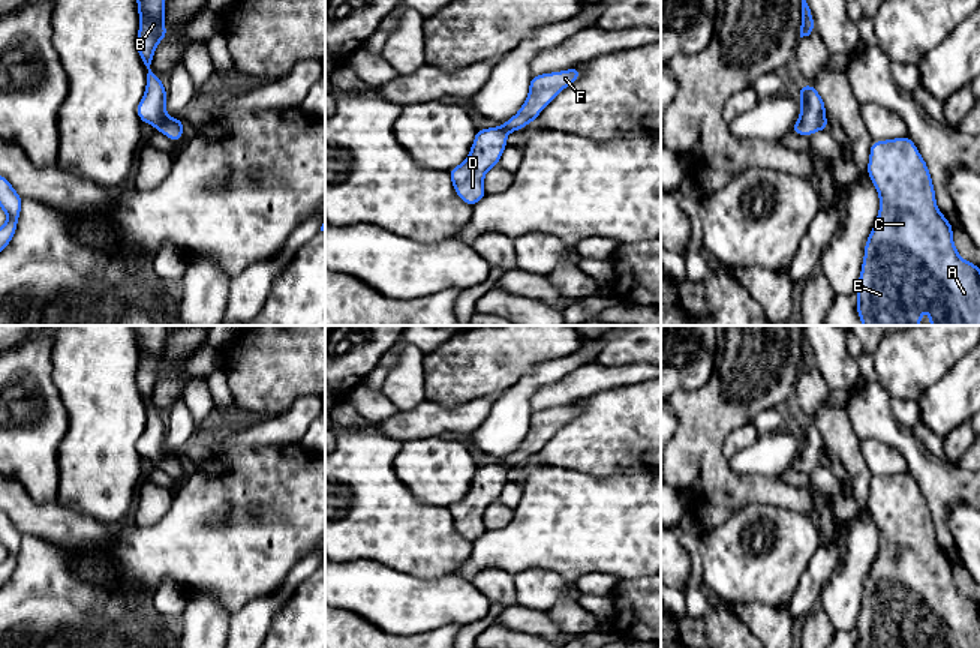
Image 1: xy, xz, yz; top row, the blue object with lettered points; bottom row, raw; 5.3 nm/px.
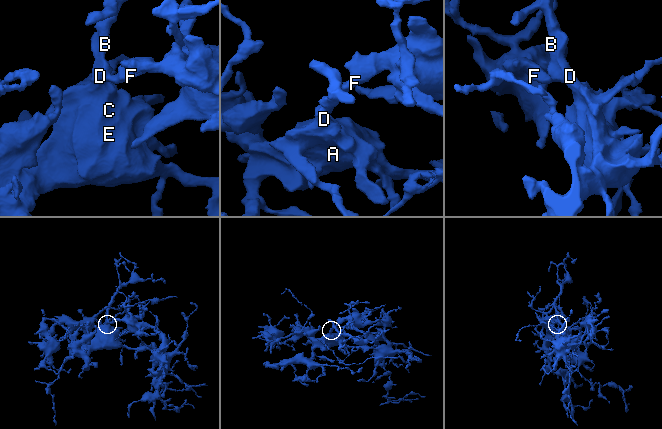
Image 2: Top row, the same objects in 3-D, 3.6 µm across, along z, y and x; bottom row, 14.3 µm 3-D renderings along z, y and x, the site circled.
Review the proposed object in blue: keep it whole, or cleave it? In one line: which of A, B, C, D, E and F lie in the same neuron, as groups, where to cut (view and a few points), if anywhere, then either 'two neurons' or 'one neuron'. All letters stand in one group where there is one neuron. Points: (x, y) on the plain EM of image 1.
groups A B C D E F; cut none; one neuron

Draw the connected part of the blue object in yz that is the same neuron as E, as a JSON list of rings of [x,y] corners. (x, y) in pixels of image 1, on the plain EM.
[[[910,472],[872,477],[866,508],[877,524],[880,548],[865,579],[857,618],[857,648],[980,648],[980,602],[965,597],[953,579],[950,560],[937,543],[932,513]]]

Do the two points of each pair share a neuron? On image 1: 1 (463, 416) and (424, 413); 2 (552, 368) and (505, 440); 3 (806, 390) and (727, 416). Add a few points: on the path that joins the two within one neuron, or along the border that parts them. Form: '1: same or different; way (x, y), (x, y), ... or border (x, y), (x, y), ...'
1: same; way (454, 417), (433, 417)
2: same; way (532, 383), (514, 401), (508, 420)
3: different; border (800, 374), (793, 387)

